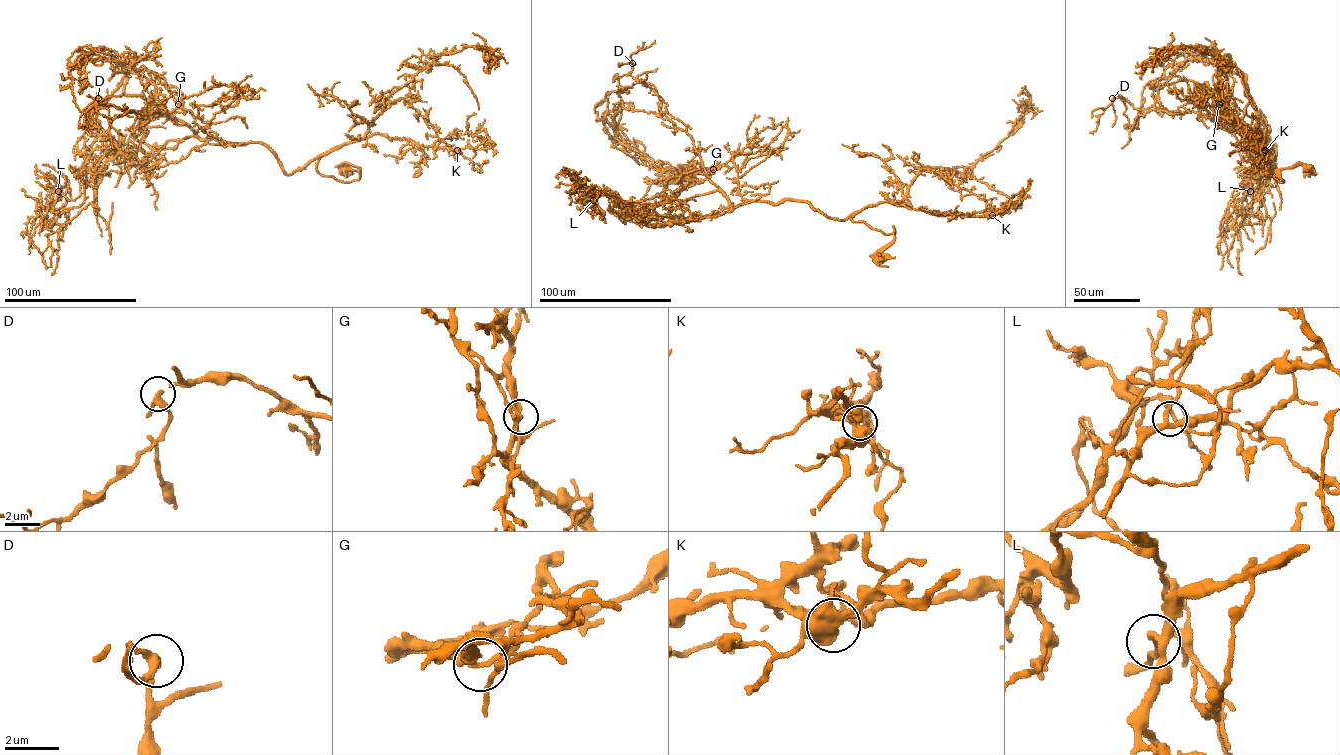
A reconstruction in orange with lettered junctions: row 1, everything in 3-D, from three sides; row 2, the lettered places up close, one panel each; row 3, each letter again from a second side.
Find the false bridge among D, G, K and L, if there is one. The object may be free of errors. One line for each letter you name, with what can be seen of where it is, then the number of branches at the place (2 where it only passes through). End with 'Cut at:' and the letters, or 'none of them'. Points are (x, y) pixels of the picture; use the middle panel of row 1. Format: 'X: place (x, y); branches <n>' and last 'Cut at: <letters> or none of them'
Cut at: none of them

